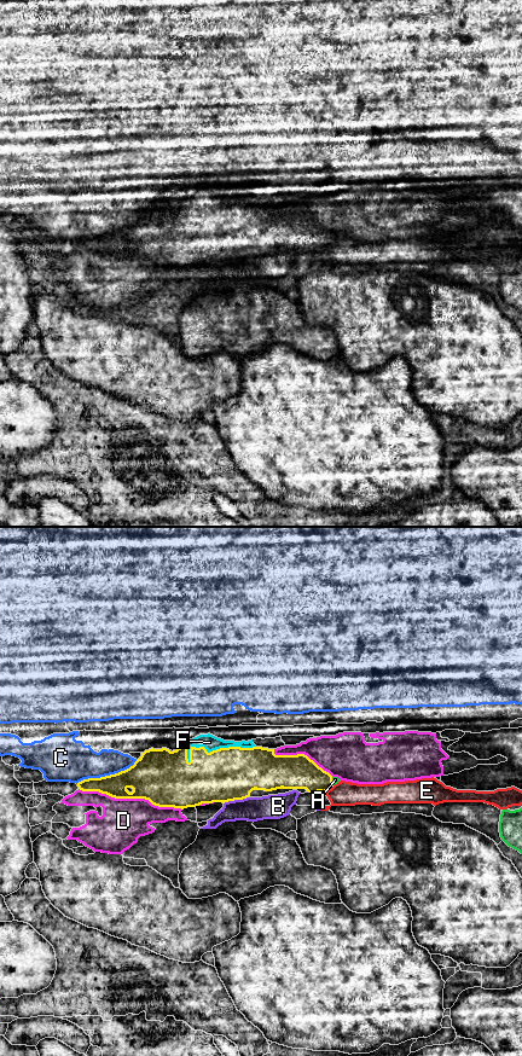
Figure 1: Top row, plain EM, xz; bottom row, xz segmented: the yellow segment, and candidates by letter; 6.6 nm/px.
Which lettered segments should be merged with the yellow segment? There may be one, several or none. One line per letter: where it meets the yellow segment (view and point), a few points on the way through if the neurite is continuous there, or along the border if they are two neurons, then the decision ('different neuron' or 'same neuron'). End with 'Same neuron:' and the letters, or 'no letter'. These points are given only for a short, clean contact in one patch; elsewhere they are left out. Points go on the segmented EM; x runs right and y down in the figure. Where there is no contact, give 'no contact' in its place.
A: meets yellow in xz at (331, 781); runs through xz (299, 771), (319, 781), (331, 781), (335, 779); same neuron
B: meets yellow in xz at (236, 799); different neuron
C: meets yellow in xz at (106, 776); different neuron
D: meets yellow in xz at (131, 798); different neuron
E: meets yellow in xz at (329, 788); border along xz (334, 785), (324, 792); different neuron
F: meets yellow in xz at (219, 749); same neuron
Same neuron: A, F

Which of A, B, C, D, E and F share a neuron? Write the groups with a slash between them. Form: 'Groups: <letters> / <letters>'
Groups: A F / B E / C / D

